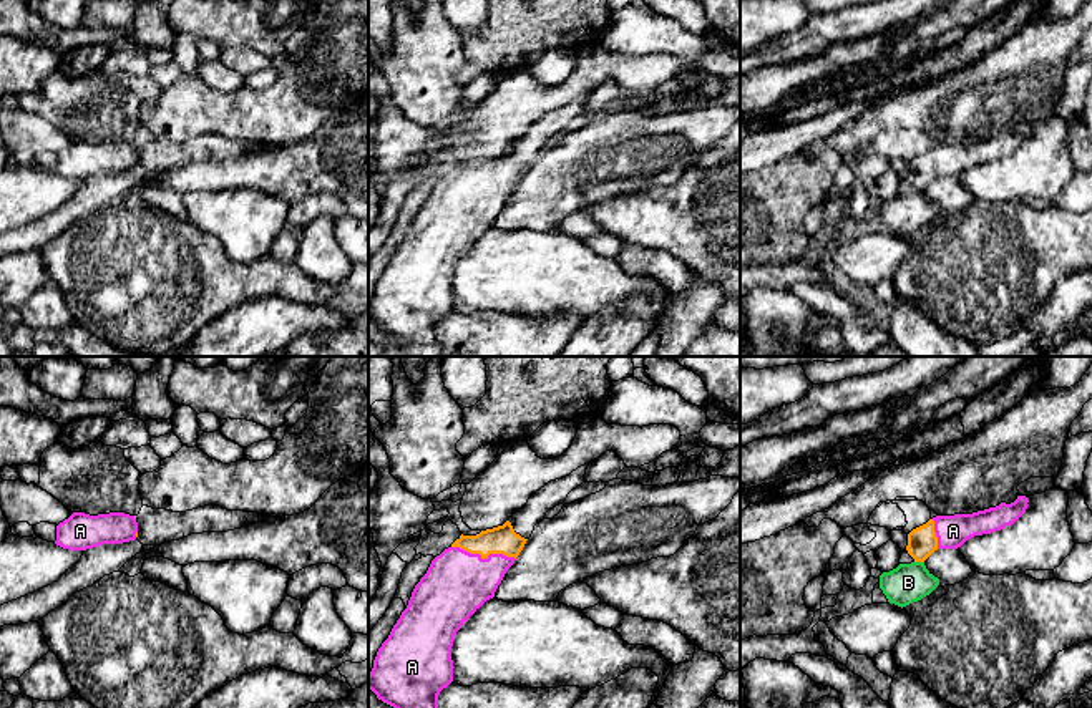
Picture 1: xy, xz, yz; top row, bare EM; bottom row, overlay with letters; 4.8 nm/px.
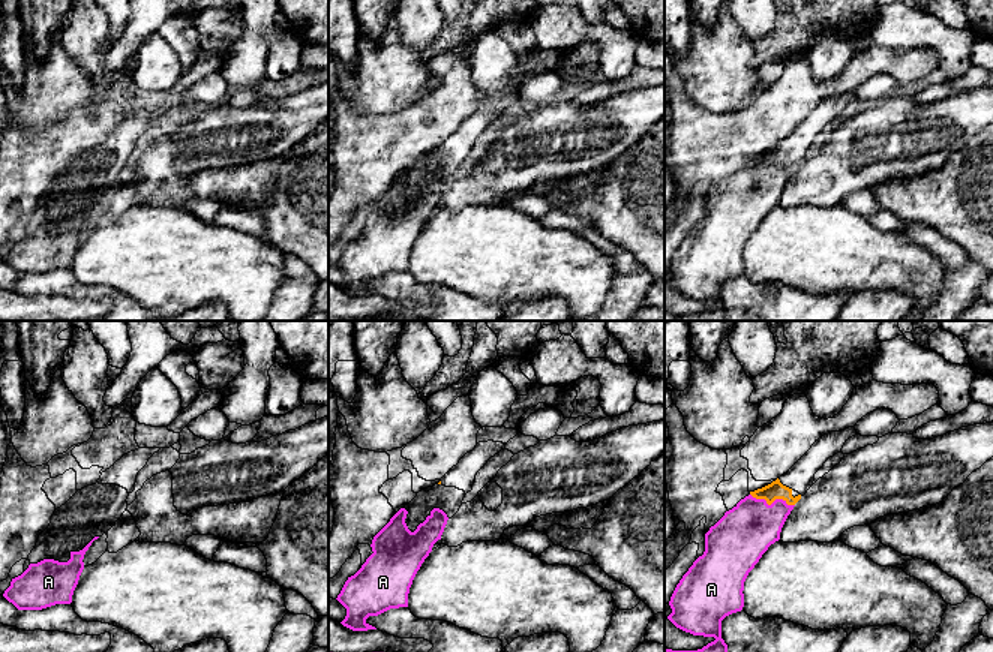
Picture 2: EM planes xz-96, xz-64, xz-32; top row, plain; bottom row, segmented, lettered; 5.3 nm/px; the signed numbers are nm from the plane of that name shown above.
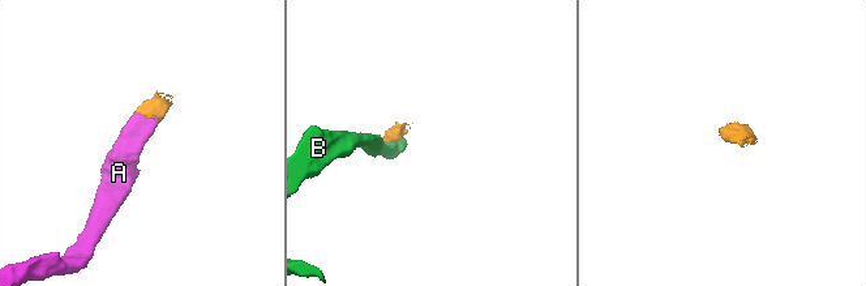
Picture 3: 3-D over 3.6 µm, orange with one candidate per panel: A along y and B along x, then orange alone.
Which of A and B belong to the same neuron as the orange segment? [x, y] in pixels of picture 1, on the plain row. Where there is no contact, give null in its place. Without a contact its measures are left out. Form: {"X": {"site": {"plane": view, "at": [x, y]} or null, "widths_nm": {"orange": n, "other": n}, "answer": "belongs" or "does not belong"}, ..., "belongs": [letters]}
{"A": {"site": {"plane": "xz", "at": [483, 186]}, "widths_nm": {"orange": 140, "other": 320}, "answer": "belongs"}, "B": {"site": {"plane": "yz", "at": [920, 189]}, "widths_nm": {"orange": 140, "other": 190}, "answer": "does not belong"}, "belongs": ["A"]}

